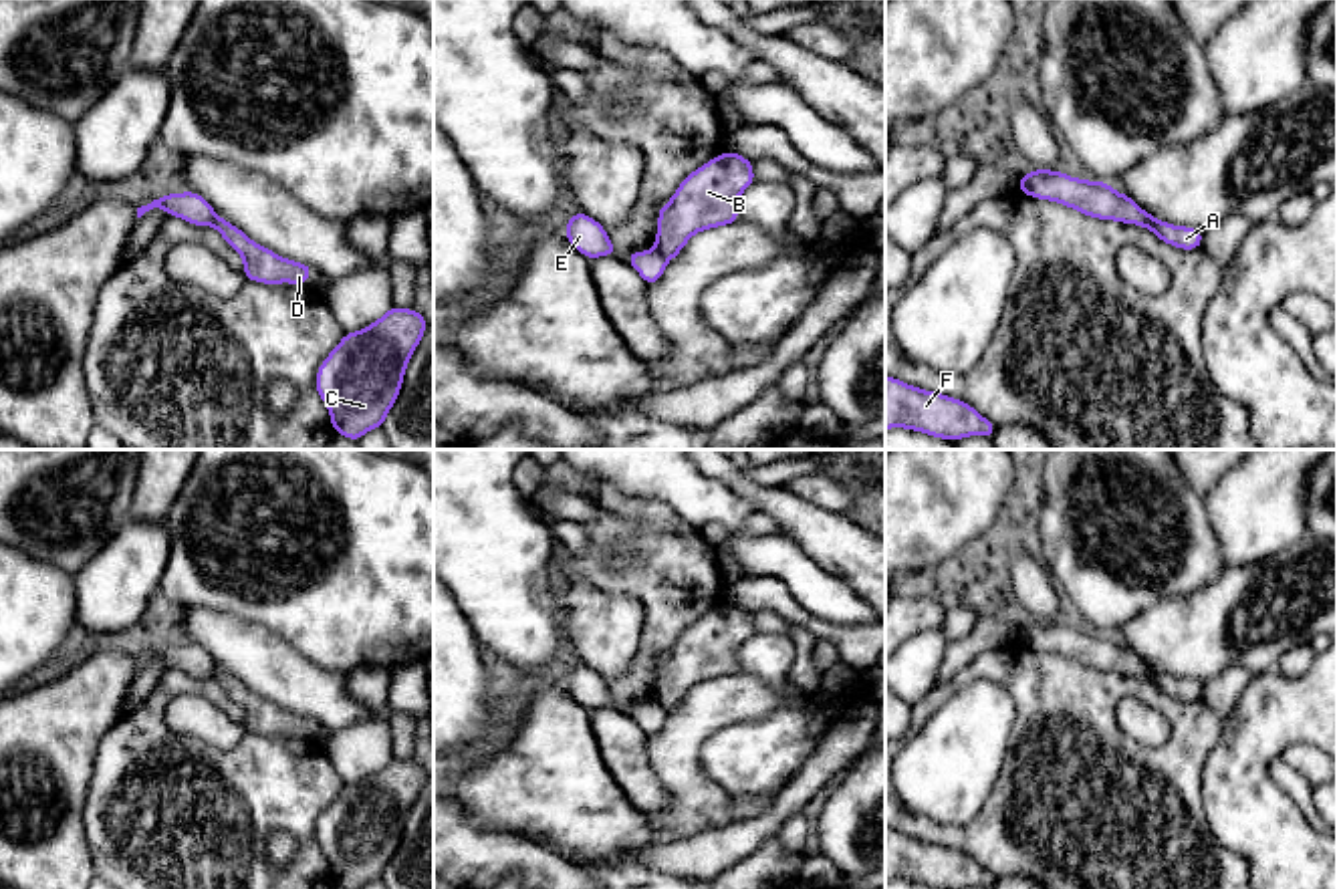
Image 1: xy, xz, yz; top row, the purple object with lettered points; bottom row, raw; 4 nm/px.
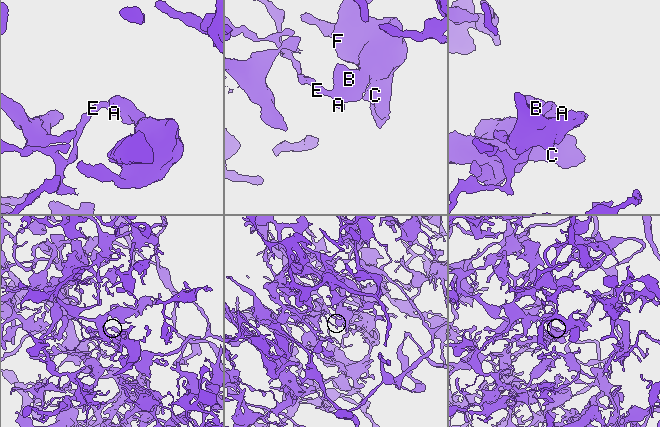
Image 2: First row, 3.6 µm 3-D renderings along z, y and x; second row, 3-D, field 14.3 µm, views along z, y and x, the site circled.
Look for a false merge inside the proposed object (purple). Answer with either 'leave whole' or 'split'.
split

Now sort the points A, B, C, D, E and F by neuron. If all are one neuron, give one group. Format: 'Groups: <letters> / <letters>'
Groups: A E / B C D F

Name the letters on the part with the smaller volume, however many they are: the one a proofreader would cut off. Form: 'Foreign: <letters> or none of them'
Foreign: A, E

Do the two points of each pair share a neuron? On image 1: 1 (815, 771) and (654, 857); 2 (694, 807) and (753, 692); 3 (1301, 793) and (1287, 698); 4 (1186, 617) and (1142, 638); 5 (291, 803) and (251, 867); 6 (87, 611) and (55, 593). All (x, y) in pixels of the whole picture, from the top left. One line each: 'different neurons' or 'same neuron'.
1: same neuron
2: same neuron
3: different neurons
4: same neuron
5: same neuron
6: different neurons

